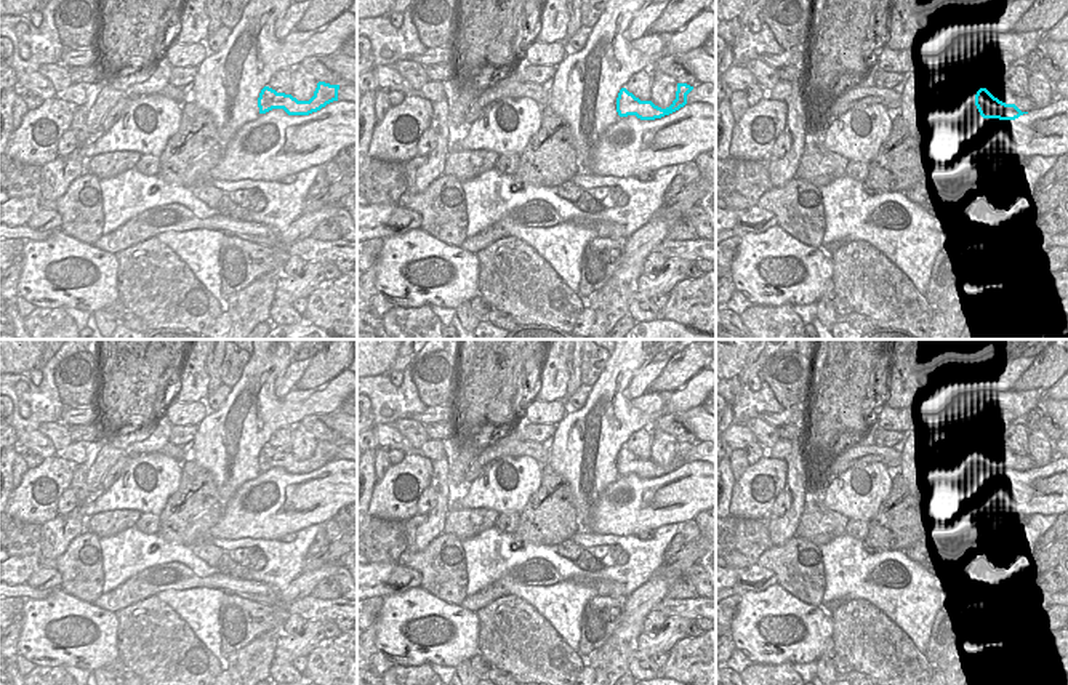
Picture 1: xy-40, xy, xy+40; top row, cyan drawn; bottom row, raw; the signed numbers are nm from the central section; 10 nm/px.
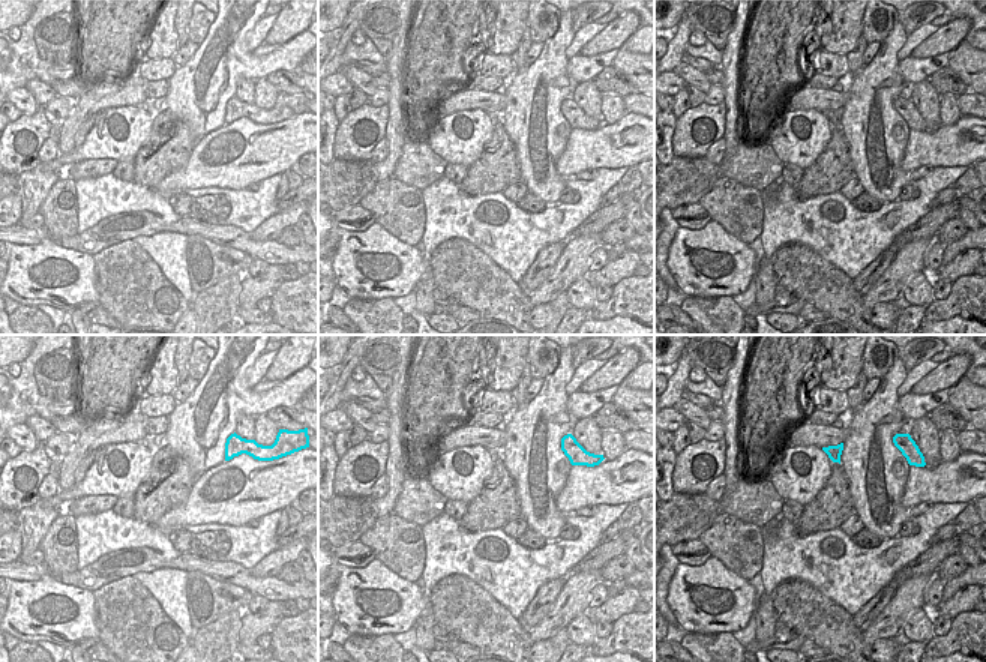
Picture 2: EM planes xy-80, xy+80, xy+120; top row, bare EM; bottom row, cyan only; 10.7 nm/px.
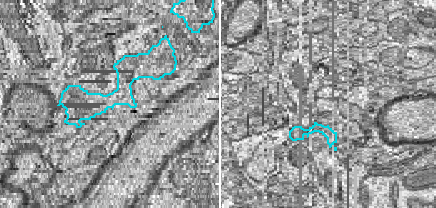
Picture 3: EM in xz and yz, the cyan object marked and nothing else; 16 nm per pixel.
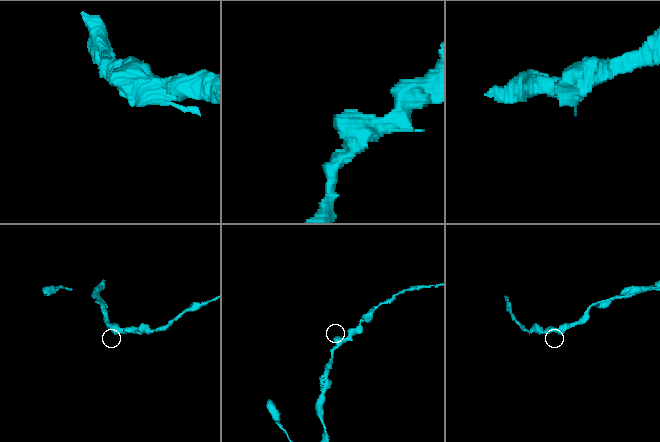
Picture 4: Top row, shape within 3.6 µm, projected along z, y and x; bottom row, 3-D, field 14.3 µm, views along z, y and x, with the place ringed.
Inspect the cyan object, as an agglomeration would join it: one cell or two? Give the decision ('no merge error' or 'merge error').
no merge error

